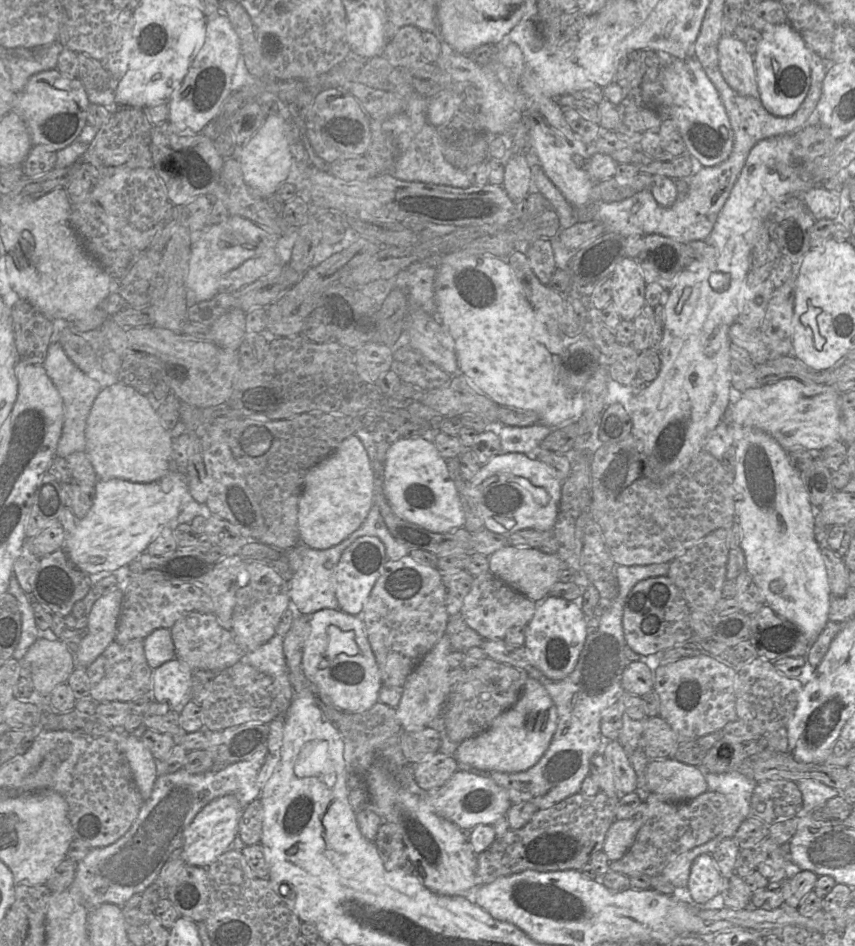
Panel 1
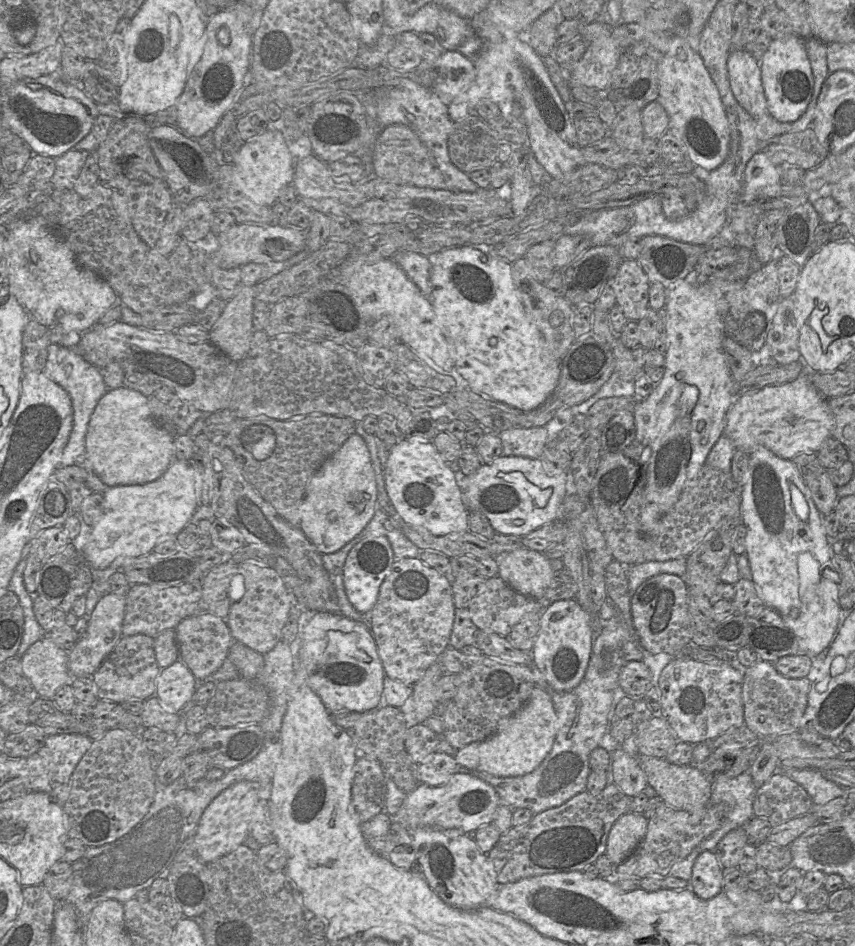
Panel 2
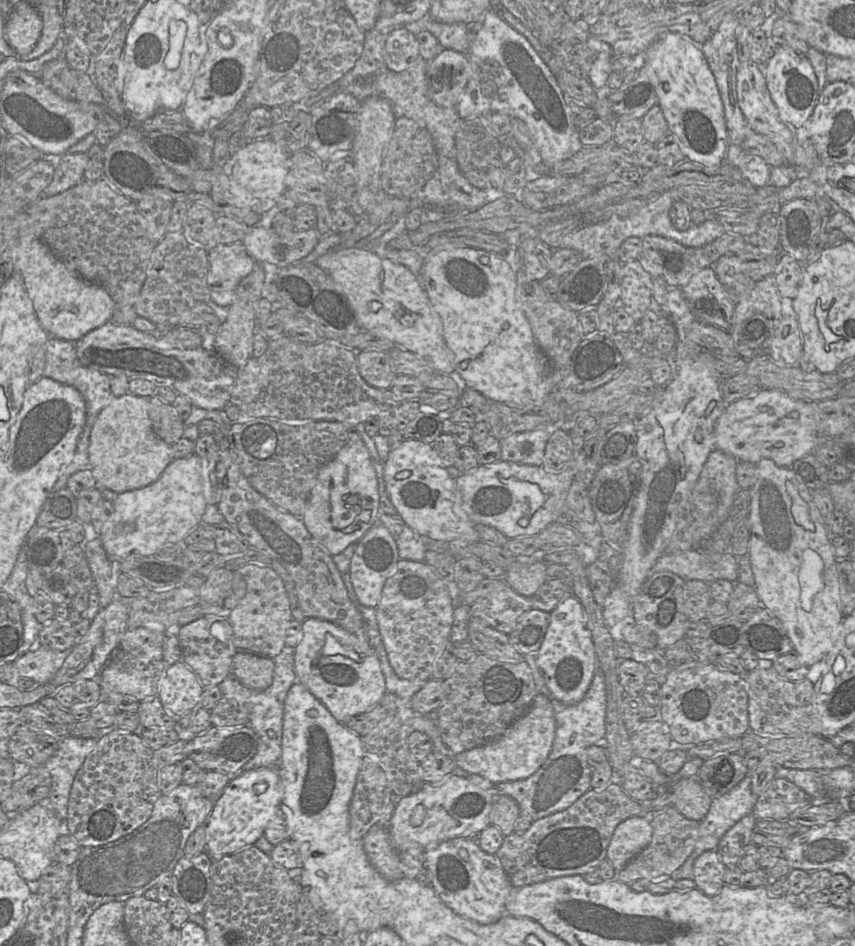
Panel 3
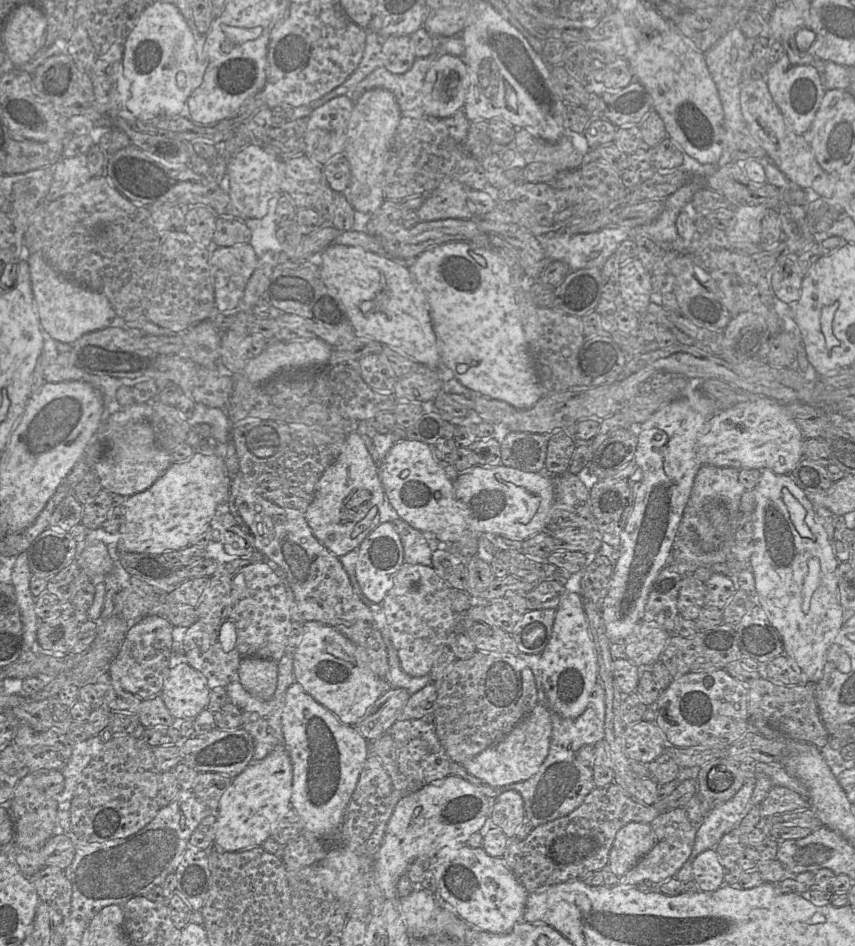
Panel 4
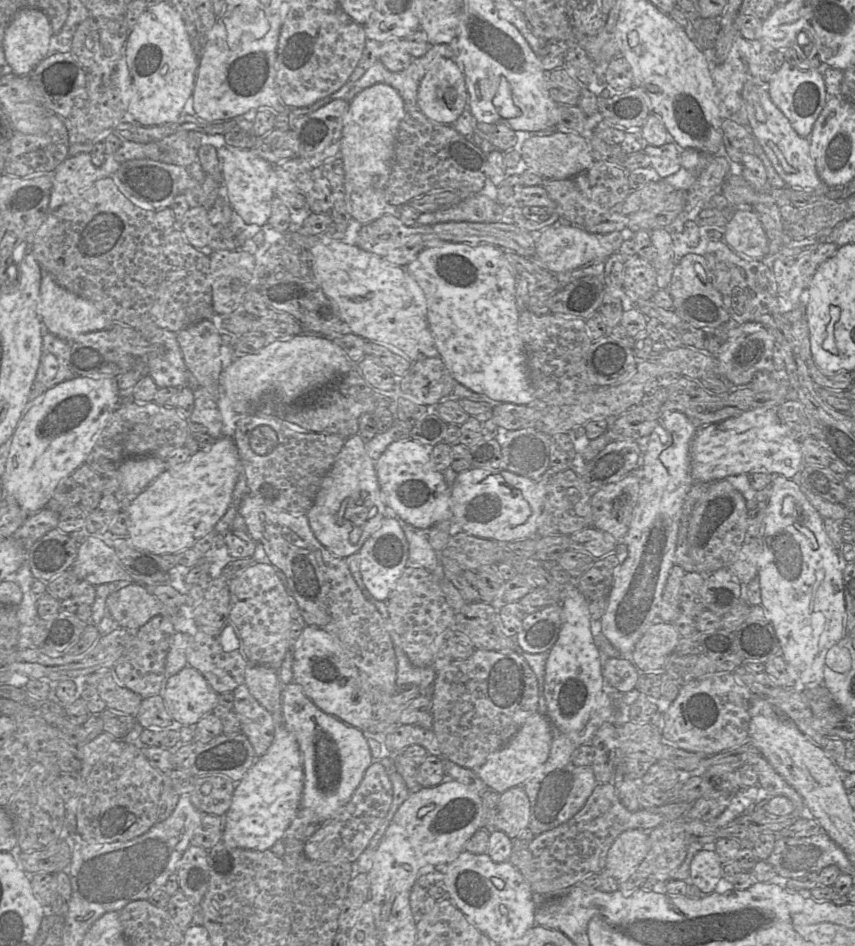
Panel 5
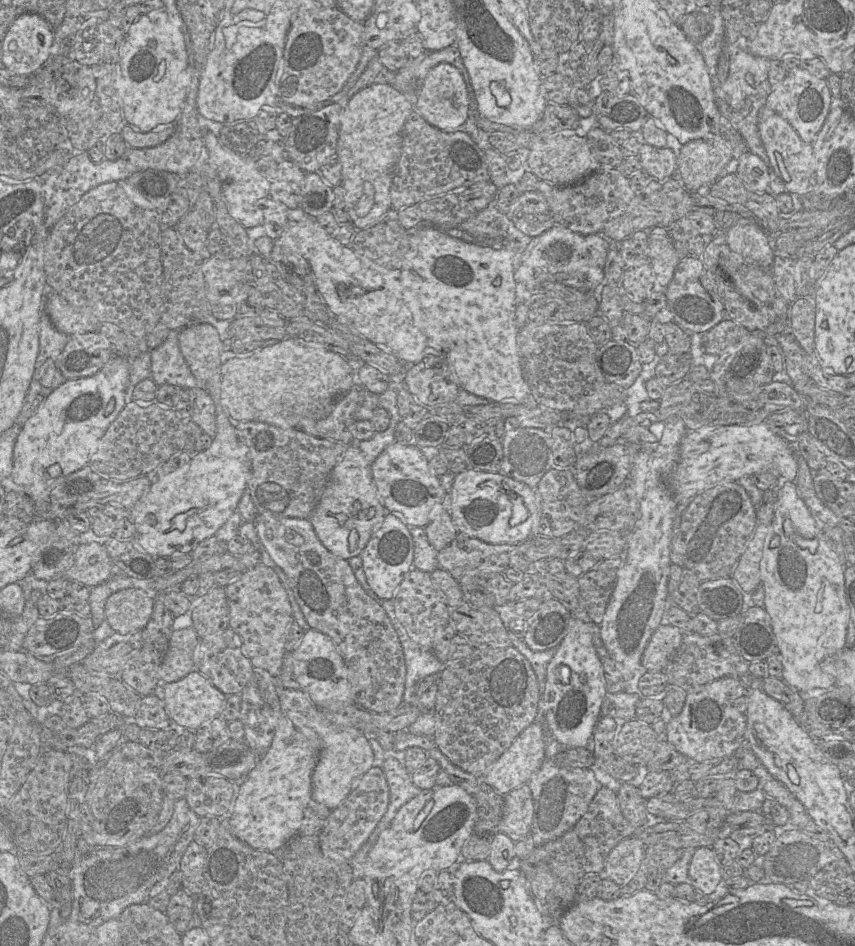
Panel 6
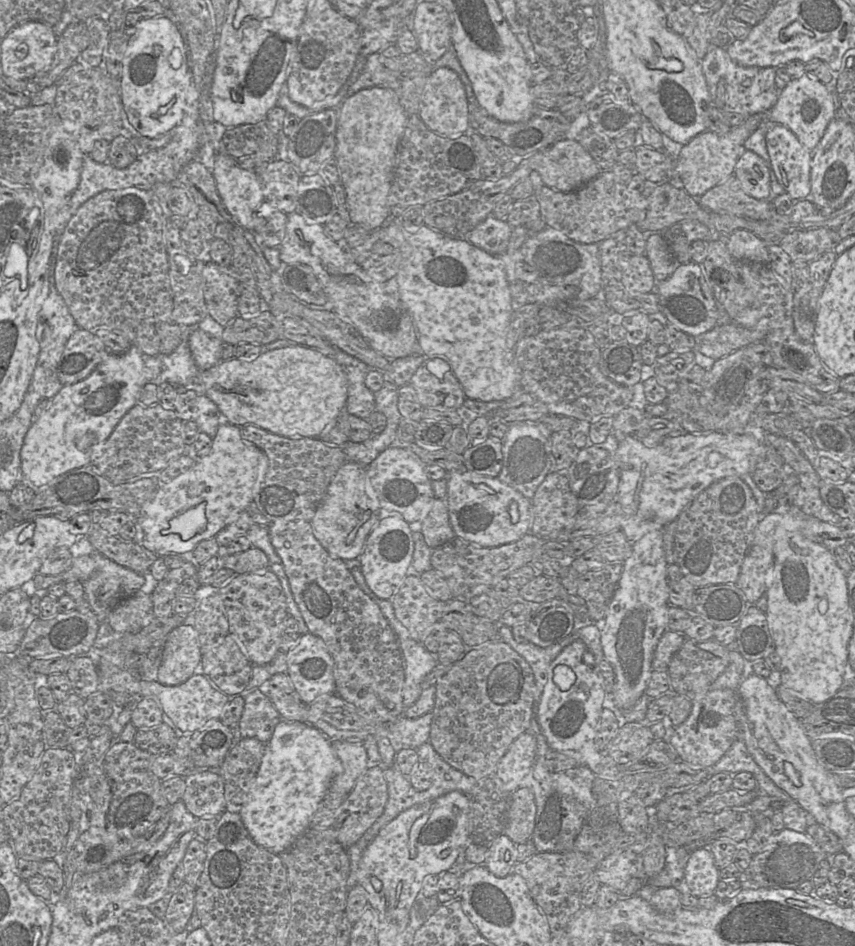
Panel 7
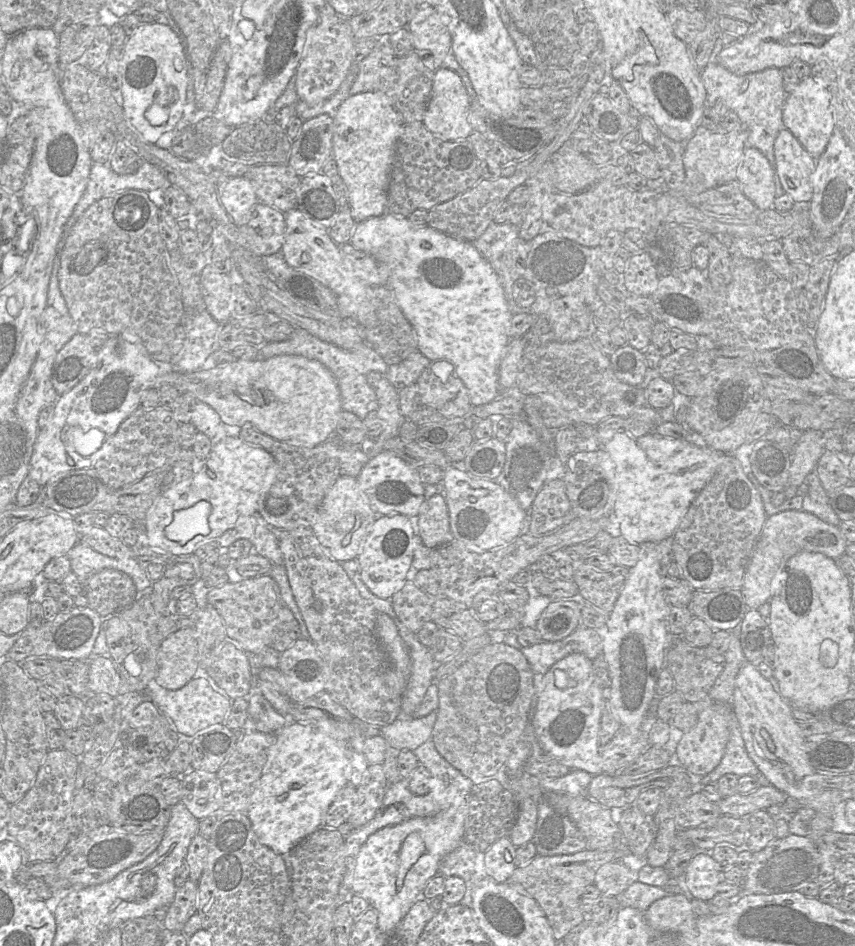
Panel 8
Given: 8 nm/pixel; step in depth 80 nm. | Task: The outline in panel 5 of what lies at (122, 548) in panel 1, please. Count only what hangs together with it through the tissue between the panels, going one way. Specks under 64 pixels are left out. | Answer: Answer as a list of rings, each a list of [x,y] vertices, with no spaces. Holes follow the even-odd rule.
[[[233,438],[215,439],[208,451],[198,450],[180,464],[163,471],[137,497],[126,503],[128,533],[138,549],[155,555],[176,554],[192,548],[211,531],[232,504],[240,473],[240,458]]]

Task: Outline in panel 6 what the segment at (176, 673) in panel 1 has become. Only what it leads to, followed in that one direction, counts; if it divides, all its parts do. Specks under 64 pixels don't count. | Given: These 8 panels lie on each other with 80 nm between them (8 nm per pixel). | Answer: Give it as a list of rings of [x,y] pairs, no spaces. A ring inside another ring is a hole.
[[[195,669],[178,681],[161,683],[152,694],[157,695],[163,701],[169,718],[177,725],[193,732],[218,717],[226,699],[224,693],[217,689],[205,675]]]

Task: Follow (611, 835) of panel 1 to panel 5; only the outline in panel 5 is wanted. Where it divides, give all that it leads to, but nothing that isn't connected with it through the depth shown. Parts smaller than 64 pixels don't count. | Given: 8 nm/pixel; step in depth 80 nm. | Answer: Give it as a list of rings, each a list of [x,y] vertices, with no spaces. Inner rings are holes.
[[[630,829],[622,832],[611,845],[605,869],[618,883],[623,883],[635,872],[650,848],[648,831]]]

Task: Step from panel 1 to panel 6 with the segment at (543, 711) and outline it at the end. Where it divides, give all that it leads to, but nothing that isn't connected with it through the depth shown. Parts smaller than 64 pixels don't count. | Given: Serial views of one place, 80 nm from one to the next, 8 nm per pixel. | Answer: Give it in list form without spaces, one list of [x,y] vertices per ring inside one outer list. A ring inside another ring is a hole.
[[[534,721],[487,769],[481,781],[505,796],[524,784],[528,785],[532,774],[541,765],[544,755],[543,729]]]

